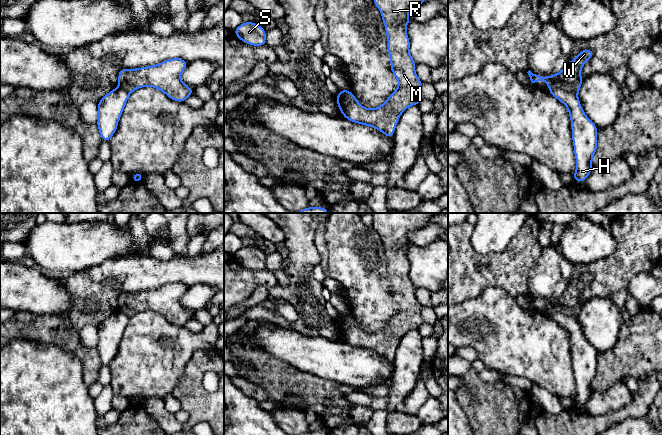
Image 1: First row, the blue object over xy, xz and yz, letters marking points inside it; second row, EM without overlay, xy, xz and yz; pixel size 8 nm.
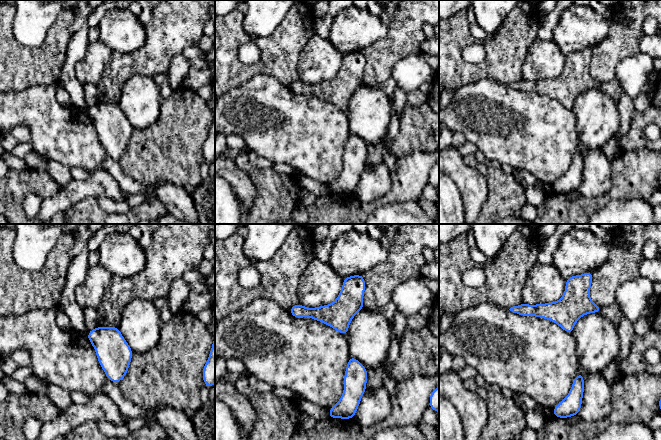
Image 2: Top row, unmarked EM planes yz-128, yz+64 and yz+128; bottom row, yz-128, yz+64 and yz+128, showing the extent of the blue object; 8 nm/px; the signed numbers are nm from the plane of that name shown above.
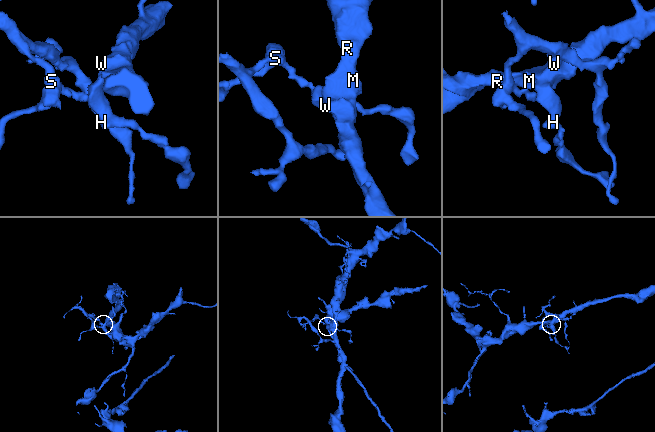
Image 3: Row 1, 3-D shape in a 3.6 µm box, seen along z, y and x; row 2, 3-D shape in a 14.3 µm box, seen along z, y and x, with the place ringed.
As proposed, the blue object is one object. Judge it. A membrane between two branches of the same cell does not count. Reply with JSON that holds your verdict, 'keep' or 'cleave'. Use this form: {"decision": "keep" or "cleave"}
{"decision": "cleave"}

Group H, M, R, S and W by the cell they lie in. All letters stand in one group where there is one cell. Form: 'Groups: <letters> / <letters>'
Groups: H S / M R W

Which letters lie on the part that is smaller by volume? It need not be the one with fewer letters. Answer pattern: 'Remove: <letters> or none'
Remove: H, S

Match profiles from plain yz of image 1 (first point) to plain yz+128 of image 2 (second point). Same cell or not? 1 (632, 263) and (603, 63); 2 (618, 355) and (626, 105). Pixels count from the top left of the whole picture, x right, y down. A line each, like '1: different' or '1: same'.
1: same
2: different

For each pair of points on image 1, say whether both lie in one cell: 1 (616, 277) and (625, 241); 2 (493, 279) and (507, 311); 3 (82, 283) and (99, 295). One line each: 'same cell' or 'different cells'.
1: same cell
2: different cells
3: same cell

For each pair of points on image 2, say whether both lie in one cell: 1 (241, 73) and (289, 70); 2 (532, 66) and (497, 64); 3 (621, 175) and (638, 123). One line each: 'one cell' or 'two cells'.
1: one cell
2: two cells
3: two cells

